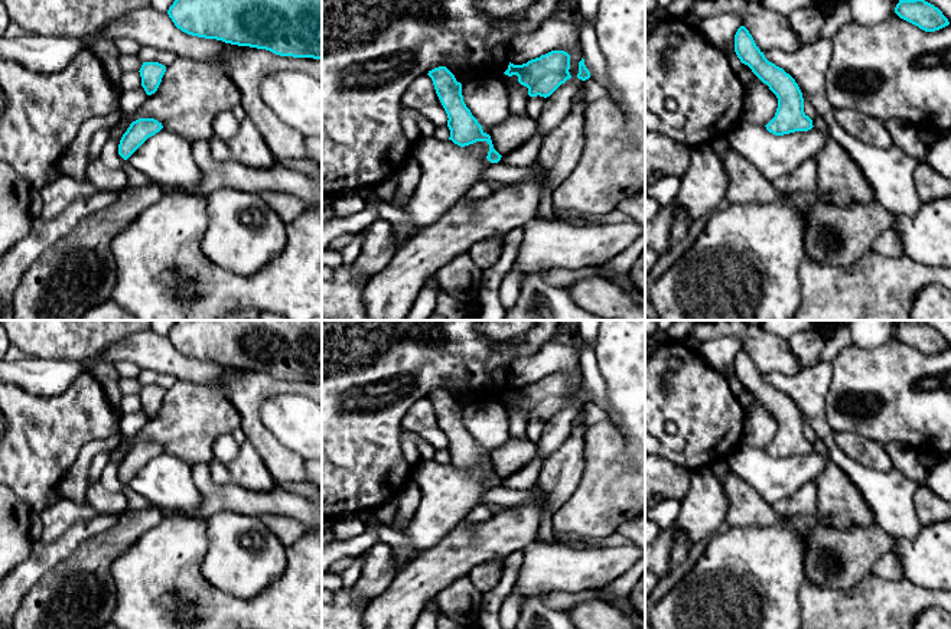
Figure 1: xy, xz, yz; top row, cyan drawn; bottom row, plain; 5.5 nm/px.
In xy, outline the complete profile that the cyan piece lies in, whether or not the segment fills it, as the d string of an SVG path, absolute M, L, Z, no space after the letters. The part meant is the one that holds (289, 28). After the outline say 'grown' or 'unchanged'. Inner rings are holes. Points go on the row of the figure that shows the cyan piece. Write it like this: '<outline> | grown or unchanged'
M175 0L169 17L182 32L280 56L322 59L322 0Z | unchanged

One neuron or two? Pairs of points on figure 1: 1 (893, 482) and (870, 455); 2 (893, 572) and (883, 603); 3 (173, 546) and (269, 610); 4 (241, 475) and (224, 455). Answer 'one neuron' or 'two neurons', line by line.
1: two neurons
2: two neurons
3: one neuron
4: two neurons

